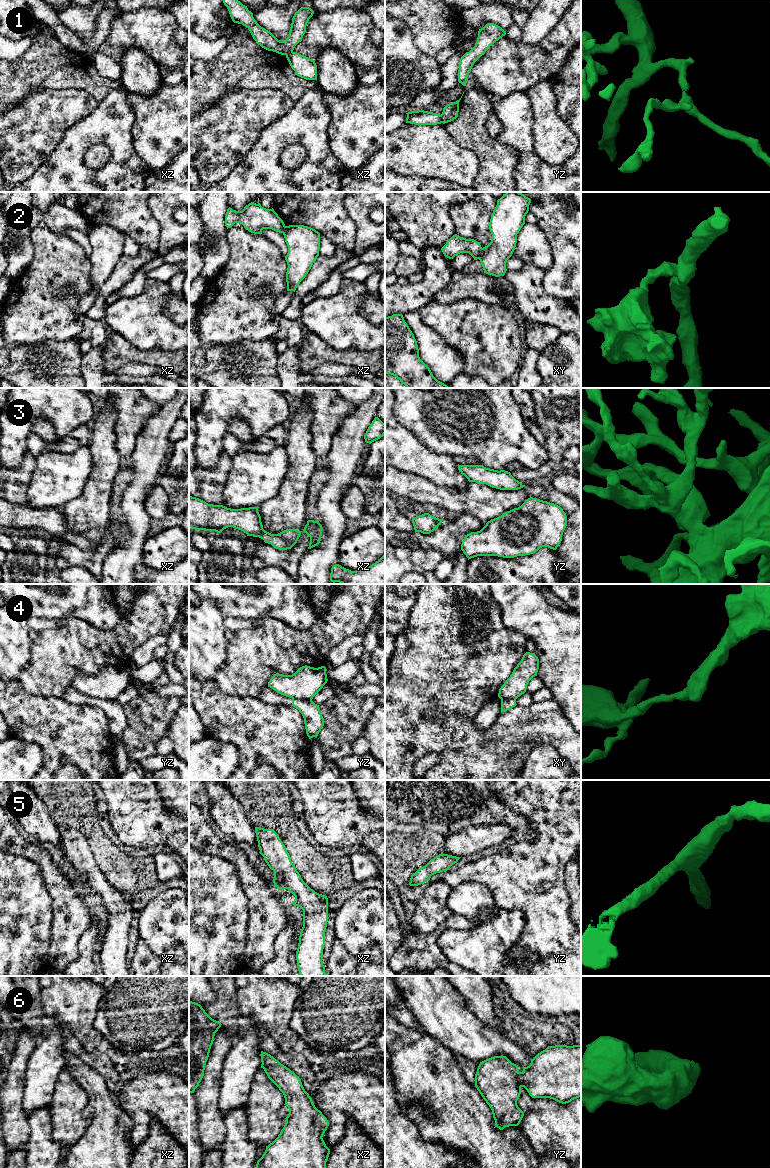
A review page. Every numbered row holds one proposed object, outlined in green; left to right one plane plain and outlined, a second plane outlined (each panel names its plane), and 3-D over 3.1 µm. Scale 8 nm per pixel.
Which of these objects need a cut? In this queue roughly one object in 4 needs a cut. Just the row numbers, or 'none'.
1, 2, 4

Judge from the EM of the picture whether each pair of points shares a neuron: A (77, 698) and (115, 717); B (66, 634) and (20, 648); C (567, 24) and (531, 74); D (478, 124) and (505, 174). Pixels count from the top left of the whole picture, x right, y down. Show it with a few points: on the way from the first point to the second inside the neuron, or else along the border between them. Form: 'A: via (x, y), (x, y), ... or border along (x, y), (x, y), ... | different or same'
A: via (86, 700), (98, 702), (106, 708) | same
B: border along (28, 625), (30, 661), (23, 668) | different
C: via (561, 37), (555, 43), (551, 55), (544, 61) | same
D: via (478, 136), (479, 142), (493, 156), (496, 162) | same

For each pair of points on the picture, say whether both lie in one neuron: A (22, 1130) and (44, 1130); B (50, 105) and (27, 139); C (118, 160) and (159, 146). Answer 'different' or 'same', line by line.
A: different
B: same
C: different

